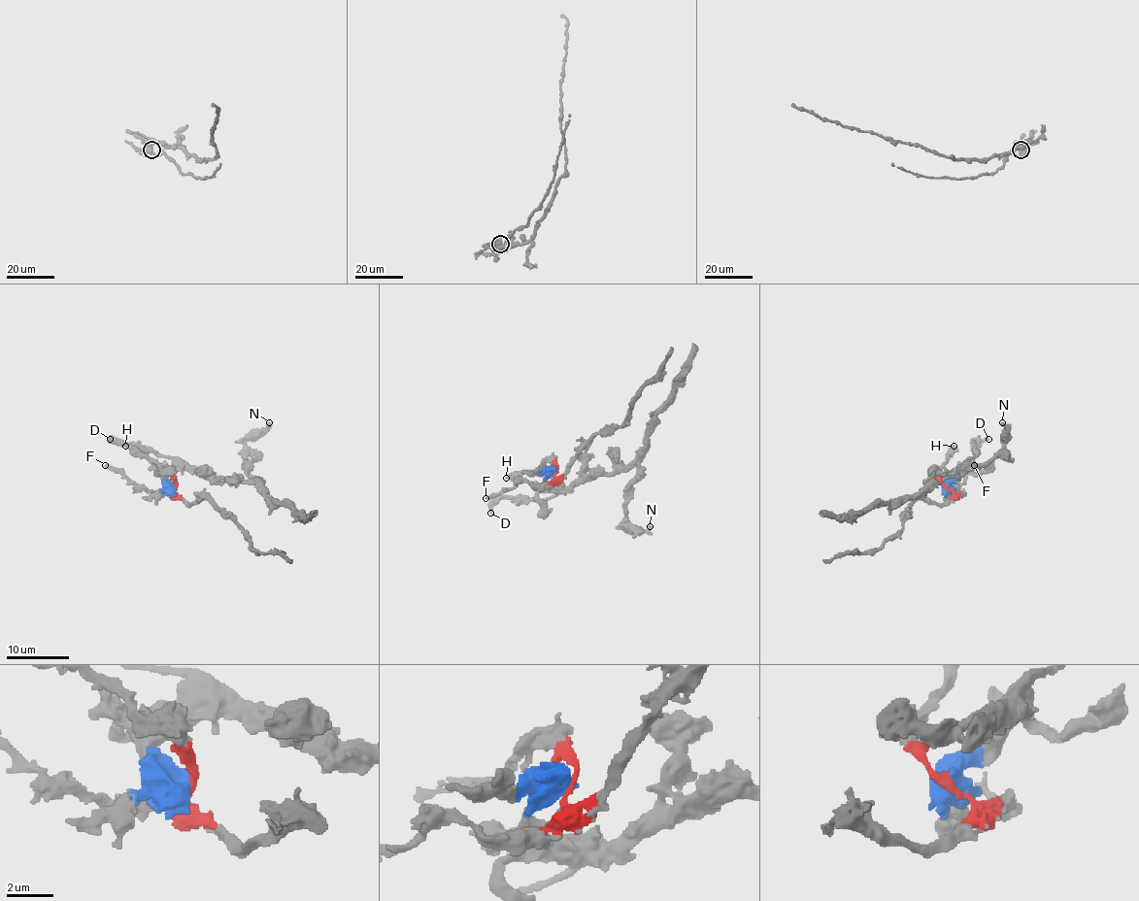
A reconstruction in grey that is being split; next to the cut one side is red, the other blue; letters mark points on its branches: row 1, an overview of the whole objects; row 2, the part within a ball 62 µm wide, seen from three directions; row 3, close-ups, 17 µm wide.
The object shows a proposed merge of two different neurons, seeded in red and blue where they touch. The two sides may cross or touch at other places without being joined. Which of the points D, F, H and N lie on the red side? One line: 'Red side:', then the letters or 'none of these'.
Red side: F, H

